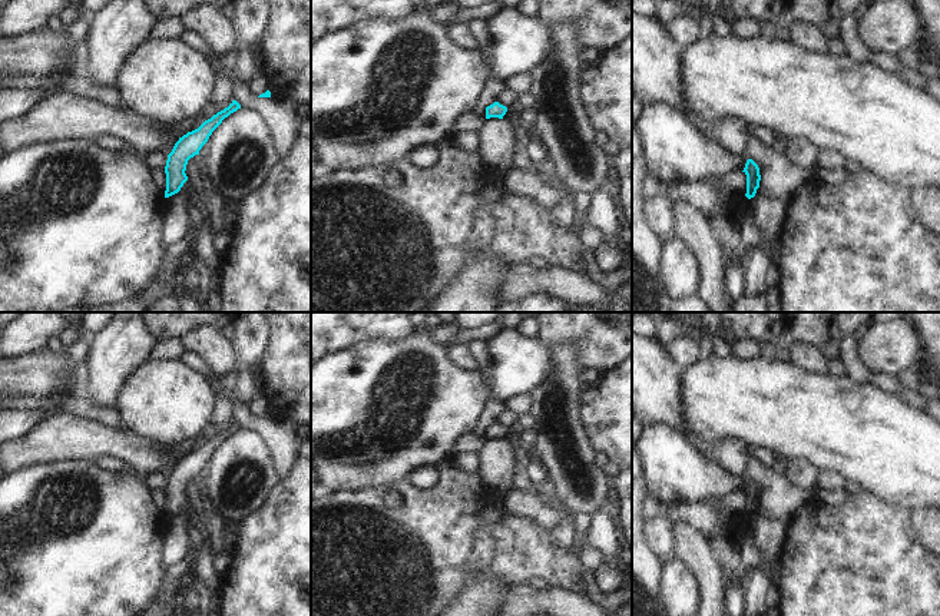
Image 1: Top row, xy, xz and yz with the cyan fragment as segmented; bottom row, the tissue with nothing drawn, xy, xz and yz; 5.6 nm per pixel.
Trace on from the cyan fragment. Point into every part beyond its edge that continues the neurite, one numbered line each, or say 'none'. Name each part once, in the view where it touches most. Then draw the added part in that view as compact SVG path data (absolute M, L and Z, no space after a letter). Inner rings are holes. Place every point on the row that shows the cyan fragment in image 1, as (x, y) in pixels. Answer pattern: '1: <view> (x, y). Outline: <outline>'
none.

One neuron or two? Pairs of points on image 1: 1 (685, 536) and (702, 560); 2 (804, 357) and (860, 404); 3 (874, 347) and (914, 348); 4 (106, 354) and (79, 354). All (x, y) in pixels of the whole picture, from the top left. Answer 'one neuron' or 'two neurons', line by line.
1: one neuron
2: two neurons
3: one neuron
4: two neurons

